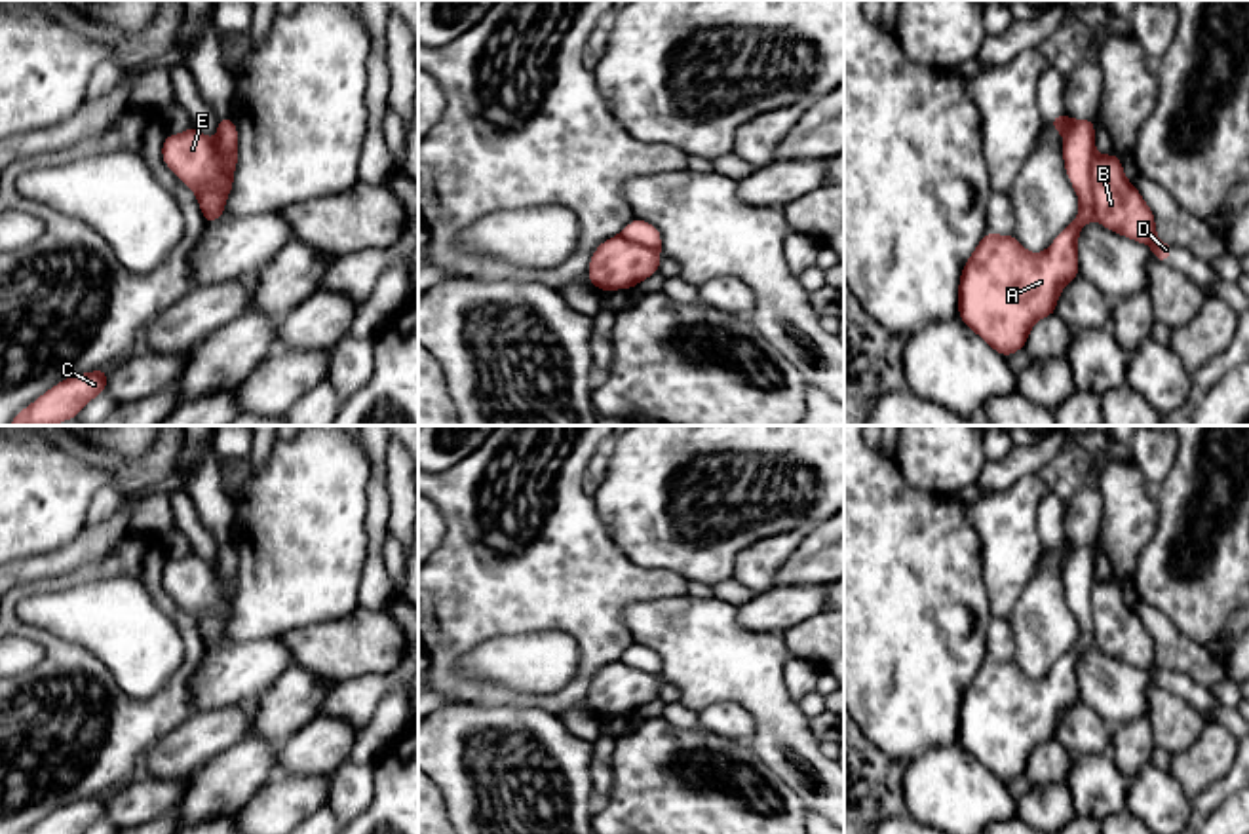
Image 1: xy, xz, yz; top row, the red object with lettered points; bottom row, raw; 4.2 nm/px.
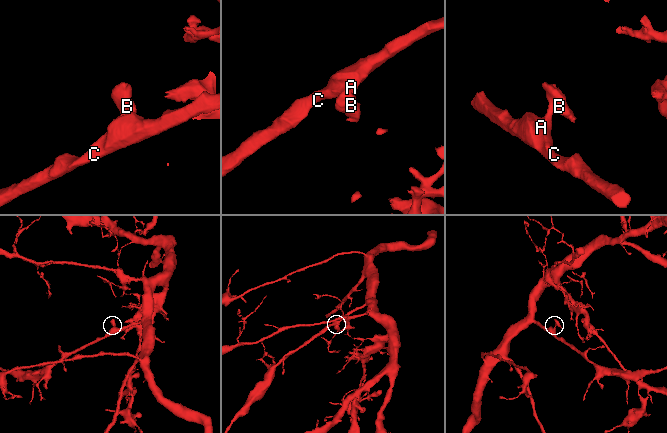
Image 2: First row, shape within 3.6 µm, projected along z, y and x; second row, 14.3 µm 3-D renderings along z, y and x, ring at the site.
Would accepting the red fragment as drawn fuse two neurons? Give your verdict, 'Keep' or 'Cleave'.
Cleave

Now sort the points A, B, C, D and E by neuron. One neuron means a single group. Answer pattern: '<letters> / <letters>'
A C / B D E

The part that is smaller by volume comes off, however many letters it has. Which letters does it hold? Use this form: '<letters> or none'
B, D, E

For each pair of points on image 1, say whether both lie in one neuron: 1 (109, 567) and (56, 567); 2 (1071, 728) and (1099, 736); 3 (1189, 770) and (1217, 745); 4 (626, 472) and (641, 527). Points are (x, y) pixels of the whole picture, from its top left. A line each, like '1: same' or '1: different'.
1: different
2: same
3: same
4: same

